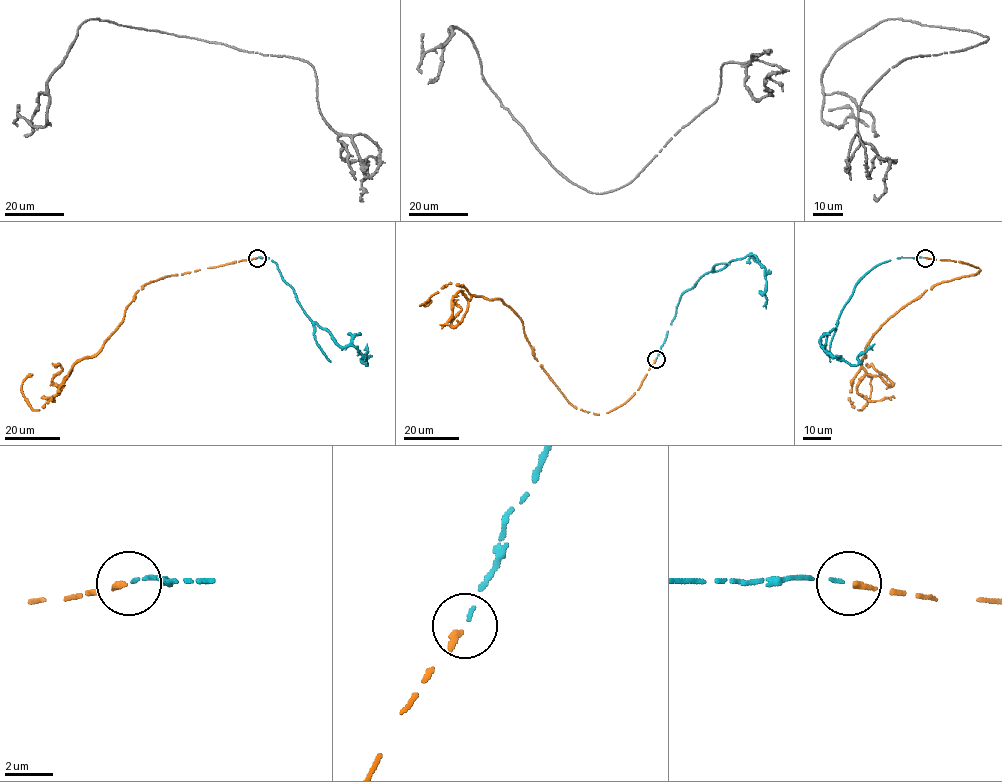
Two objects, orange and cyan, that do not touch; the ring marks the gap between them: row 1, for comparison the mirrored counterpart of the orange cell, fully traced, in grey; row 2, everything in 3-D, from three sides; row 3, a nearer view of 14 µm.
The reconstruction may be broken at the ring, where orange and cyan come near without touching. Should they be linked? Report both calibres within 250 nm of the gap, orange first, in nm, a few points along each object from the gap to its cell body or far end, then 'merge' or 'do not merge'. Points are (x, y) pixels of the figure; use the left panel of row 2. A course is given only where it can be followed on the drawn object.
280/110 nm | orange via (256, 258), (145, 284), (102, 349), (75, 364), (39, 409), (31, 408), (22, 393), (22, 381), (32, 374) | cyan via (257, 257), (274, 262), (306, 315), (341, 346), (354, 346), (366, 365), (362, 357), (367, 344) | merge

